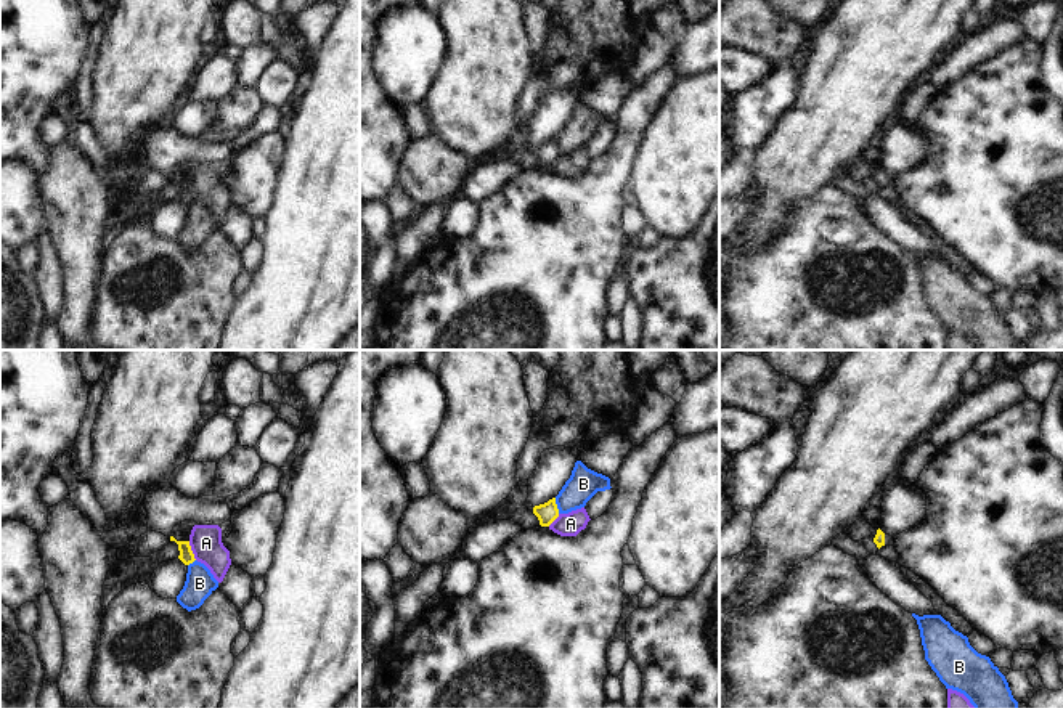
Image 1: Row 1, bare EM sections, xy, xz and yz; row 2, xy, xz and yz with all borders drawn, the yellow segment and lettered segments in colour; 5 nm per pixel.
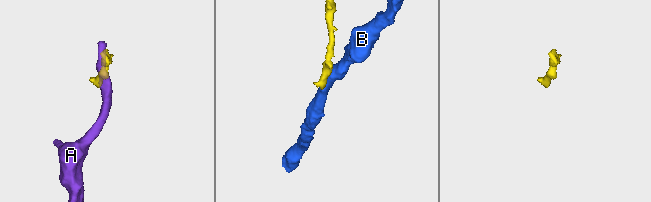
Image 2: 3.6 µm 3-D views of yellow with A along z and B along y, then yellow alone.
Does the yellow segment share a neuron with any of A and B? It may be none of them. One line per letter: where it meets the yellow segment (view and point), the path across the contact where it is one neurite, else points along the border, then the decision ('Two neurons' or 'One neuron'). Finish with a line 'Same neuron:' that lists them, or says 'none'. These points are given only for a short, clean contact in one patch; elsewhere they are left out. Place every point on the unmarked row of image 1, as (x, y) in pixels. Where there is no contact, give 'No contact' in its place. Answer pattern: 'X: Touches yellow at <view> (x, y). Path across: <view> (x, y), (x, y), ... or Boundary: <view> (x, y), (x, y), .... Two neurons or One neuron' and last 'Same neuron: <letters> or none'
A: Touches yellow at xy (191, 191). Two neurons
B: Touches yellow at xz (556, 146). Two neurons
Same neuron: none.

